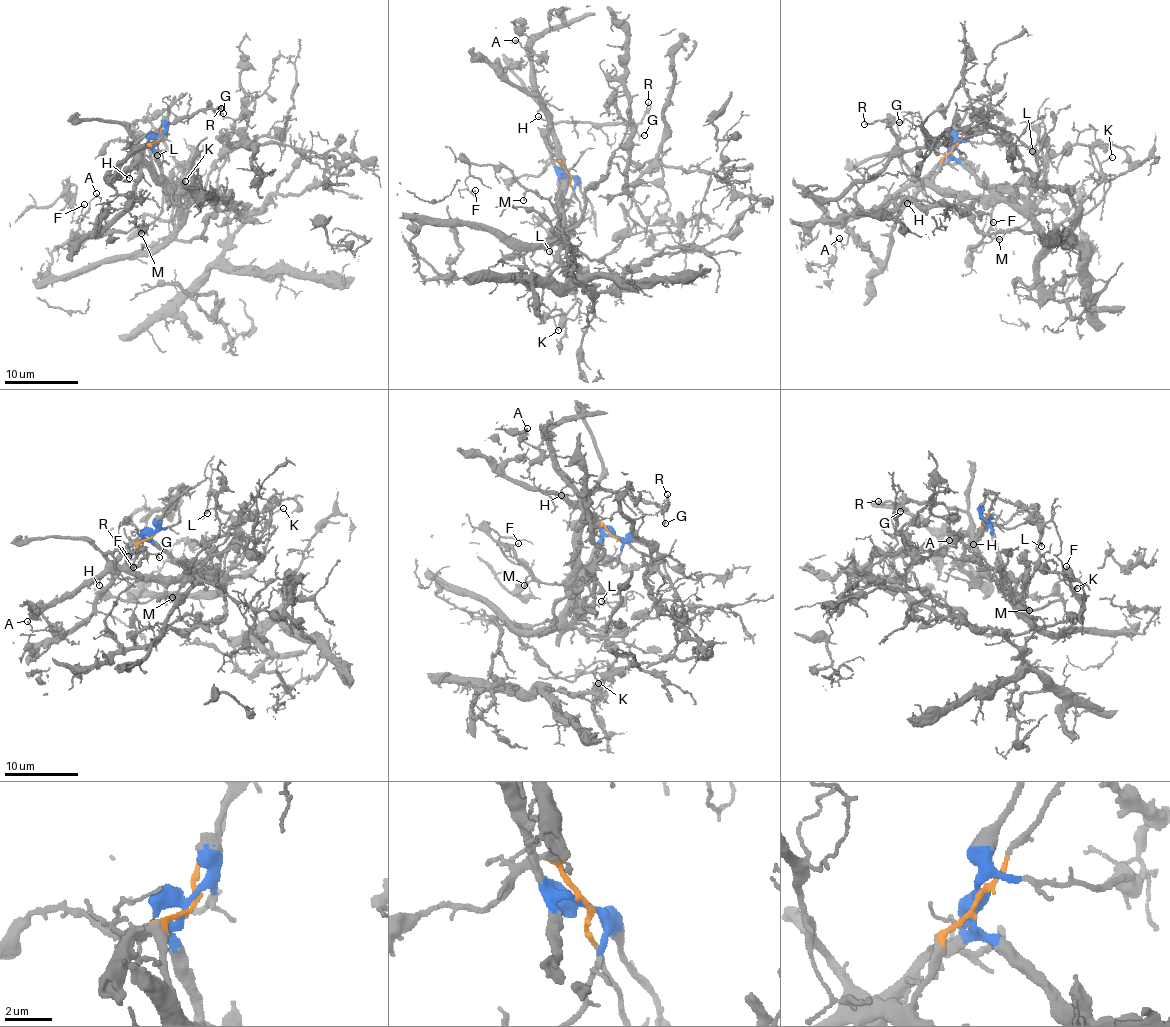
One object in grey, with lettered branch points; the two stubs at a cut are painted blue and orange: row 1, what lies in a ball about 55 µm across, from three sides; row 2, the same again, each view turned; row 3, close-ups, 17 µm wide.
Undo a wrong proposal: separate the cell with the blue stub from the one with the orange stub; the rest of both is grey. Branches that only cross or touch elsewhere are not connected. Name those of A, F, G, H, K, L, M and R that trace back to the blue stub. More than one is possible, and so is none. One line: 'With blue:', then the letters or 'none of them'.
With blue: F, K, L, M

